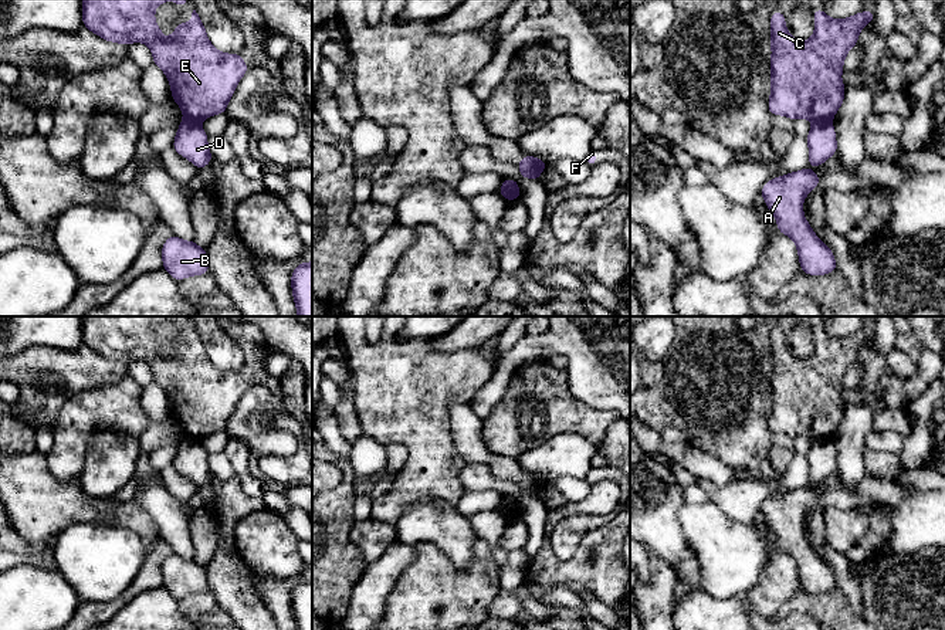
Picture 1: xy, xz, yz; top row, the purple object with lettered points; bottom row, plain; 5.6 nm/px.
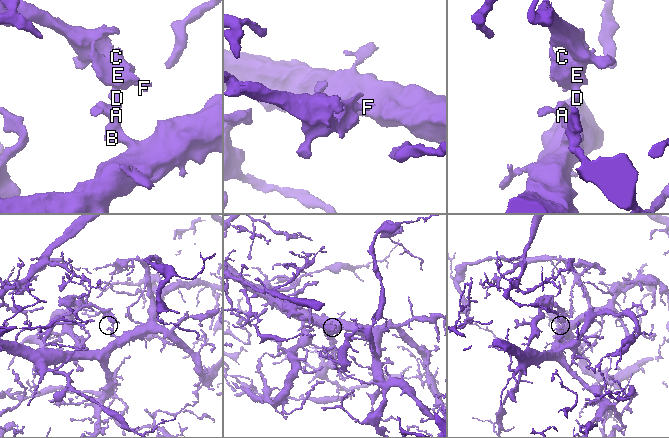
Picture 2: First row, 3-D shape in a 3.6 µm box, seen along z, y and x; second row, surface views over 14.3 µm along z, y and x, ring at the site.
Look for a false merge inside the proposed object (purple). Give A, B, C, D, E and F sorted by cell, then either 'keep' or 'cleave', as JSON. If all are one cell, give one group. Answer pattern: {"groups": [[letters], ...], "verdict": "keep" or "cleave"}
{"groups": [["A", "B", "D"], ["C", "E", "F"]], "verdict": "cleave"}

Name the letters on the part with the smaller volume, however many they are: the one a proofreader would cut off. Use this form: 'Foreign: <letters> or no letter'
Foreign: C, E, F

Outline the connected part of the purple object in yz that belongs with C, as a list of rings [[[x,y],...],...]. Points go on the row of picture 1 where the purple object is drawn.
[[[817,9],[813,18],[813,37],[799,41],[786,30],[783,13],[770,16],[770,115],[831,121],[844,101],[844,58],[874,13],[868,10],[837,20]]]

